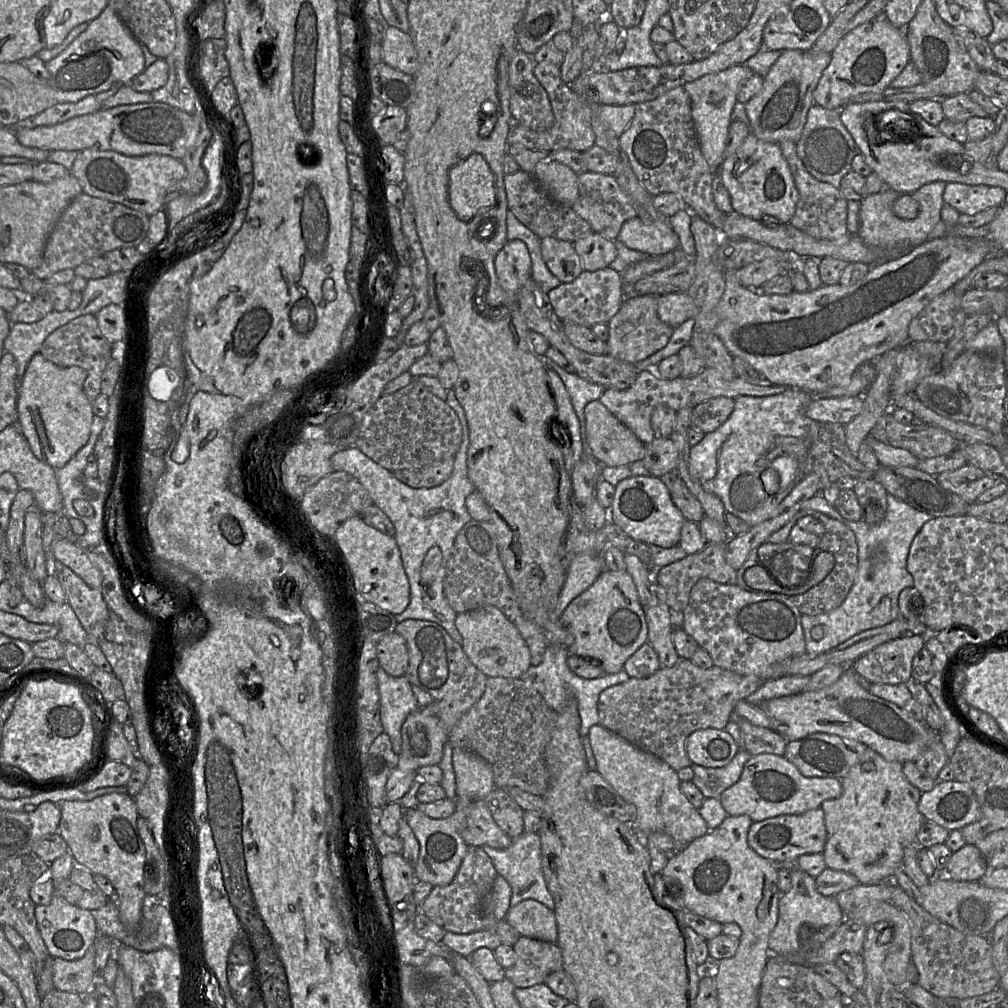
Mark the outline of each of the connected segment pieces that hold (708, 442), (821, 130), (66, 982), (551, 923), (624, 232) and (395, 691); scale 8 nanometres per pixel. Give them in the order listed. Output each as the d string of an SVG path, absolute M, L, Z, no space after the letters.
M788 387L786 391L771 396L739 396L735 399L735 407L729 418L715 431L704 435L700 443L691 447L688 461L689 472L697 478L702 486L717 495L723 502L725 511L744 520L750 527L762 523L773 516L778 505L790 494L793 488L804 477L804 461L810 446L810 424L806 409L813 400L813 395L805 390Z
M813 104L807 113L806 123L797 143L797 154L804 169L814 178L839 189L842 178L852 171L852 161L861 154L851 134L843 125L838 110L829 110Z
M92 945L78 960L54 958L53 985L61 991L85 994L93 983L95 970L95 948Z
M523 900L510 907L504 919L523 937L557 942L554 912L536 900Z
M638 216L622 225L618 240L649 256L664 255L679 247L678 235L669 223L646 223Z
M379 667L377 679L383 730L390 737L393 752L399 755L402 746L401 727L406 717L419 708L419 704L405 676L390 676Z

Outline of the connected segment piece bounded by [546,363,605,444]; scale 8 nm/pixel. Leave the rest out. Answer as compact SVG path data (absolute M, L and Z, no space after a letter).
M546 363L546 369L548 368L558 373L569 393L572 405L579 418L583 444L585 444L584 408L589 402L599 400L605 388L599 384L586 381L573 372L567 372L559 365Z

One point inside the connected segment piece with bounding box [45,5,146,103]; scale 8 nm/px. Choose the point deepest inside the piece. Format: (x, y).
(106, 54)

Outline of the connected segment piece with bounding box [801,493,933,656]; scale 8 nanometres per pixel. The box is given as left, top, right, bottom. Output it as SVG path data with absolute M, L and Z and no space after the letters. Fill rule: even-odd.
M889 493L886 516L877 524L868 524L863 519L851 521L844 518L821 494L804 501L802 509L819 511L844 523L854 532L858 544L857 573L843 603L828 613L815 616L802 614L805 652L810 656L817 656L837 647L856 634L884 626L898 618L899 594L904 588L914 586L913 577L906 568L911 543L922 526L933 516L916 510ZM818 625L824 630L824 636L819 641L811 636L811 630Z

